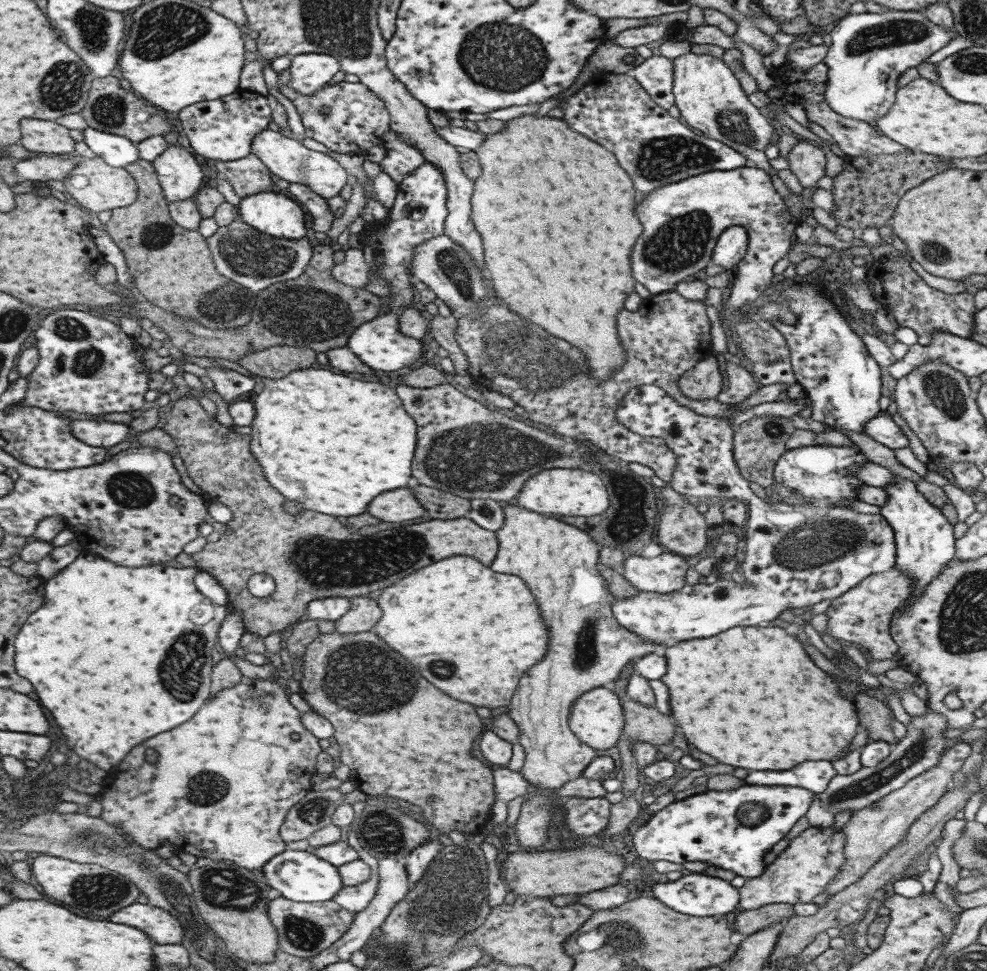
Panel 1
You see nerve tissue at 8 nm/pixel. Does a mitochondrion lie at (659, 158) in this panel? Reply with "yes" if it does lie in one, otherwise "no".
yes

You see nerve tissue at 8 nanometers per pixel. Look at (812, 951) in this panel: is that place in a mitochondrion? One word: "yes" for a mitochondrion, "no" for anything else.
no

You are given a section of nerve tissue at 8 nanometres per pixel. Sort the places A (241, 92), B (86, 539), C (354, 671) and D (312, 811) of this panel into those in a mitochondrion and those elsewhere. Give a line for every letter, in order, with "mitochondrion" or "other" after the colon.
A: other
B: other
C: mitochondrion
D: mitochondrion

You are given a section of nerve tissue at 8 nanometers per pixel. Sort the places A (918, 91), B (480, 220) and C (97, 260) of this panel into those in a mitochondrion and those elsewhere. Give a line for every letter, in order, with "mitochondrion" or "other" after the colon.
A: other
B: other
C: other

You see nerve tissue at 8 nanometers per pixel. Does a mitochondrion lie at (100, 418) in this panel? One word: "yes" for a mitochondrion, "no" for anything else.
no

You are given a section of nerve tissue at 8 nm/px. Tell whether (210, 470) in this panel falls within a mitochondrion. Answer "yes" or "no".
no

